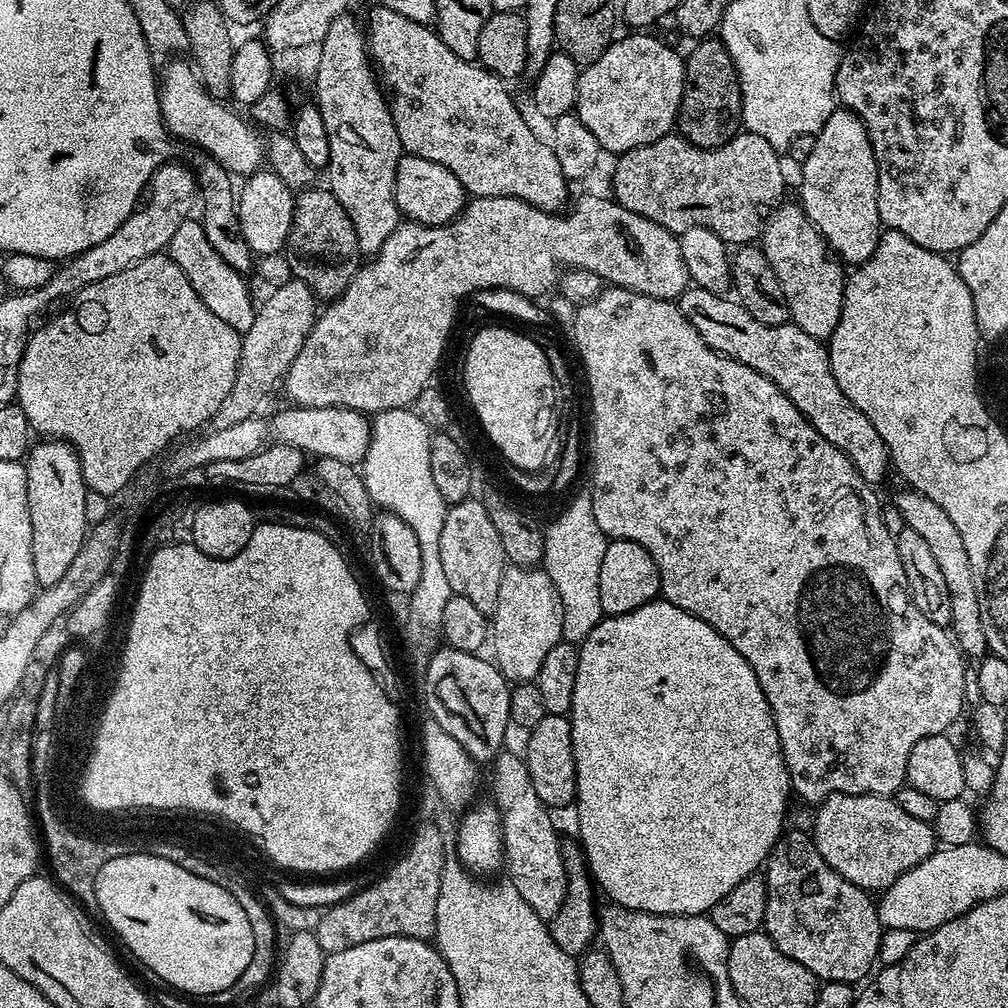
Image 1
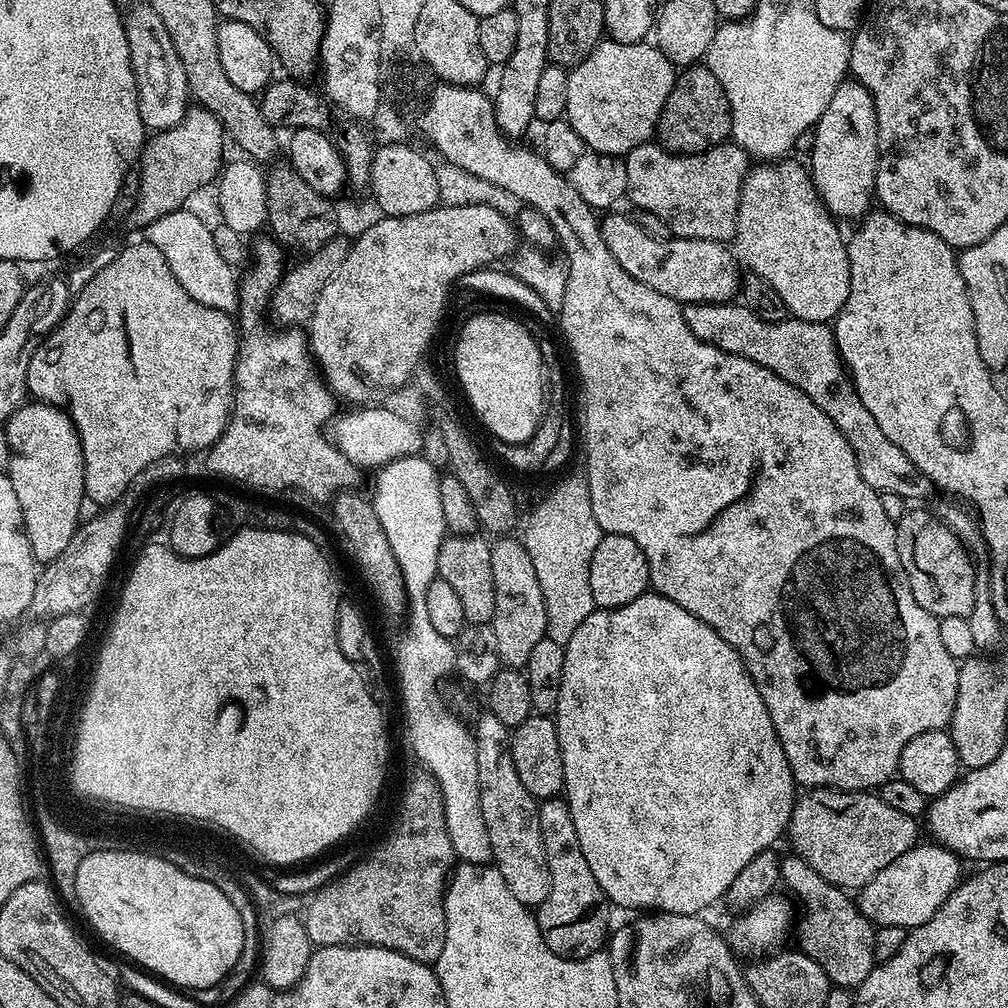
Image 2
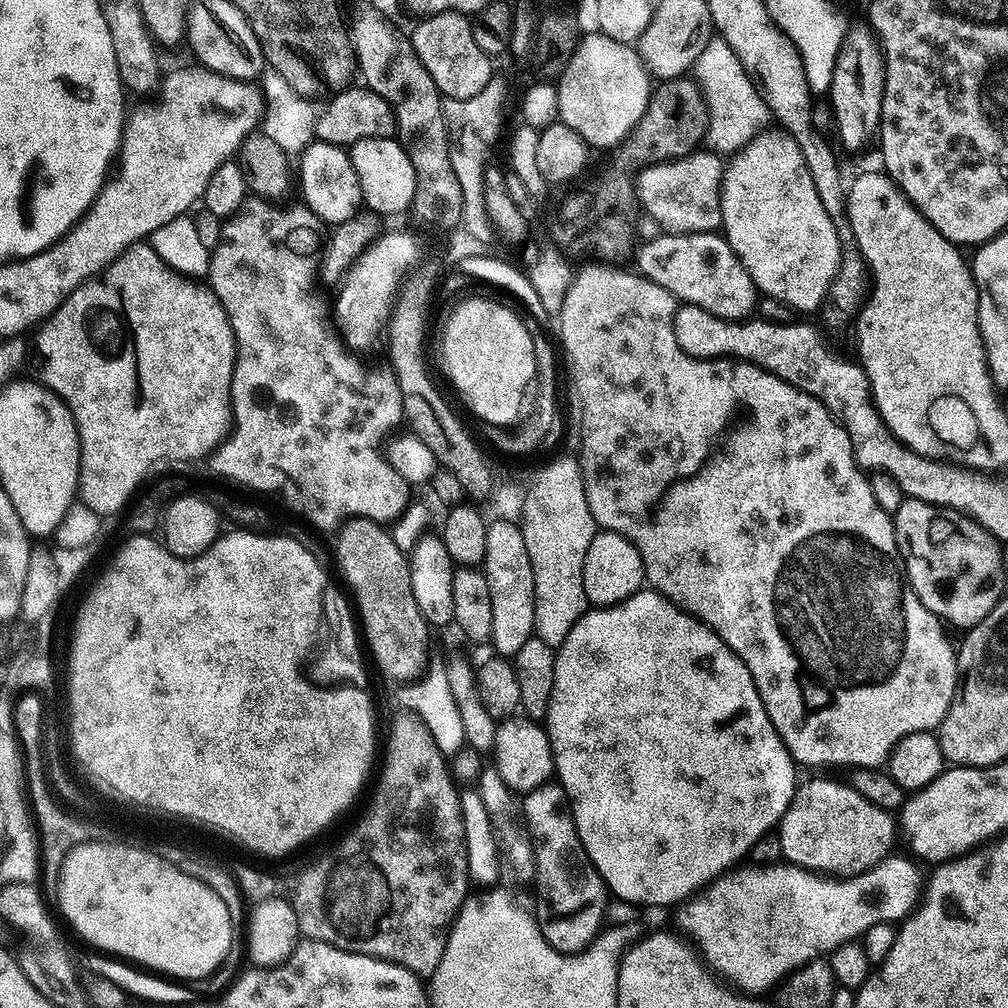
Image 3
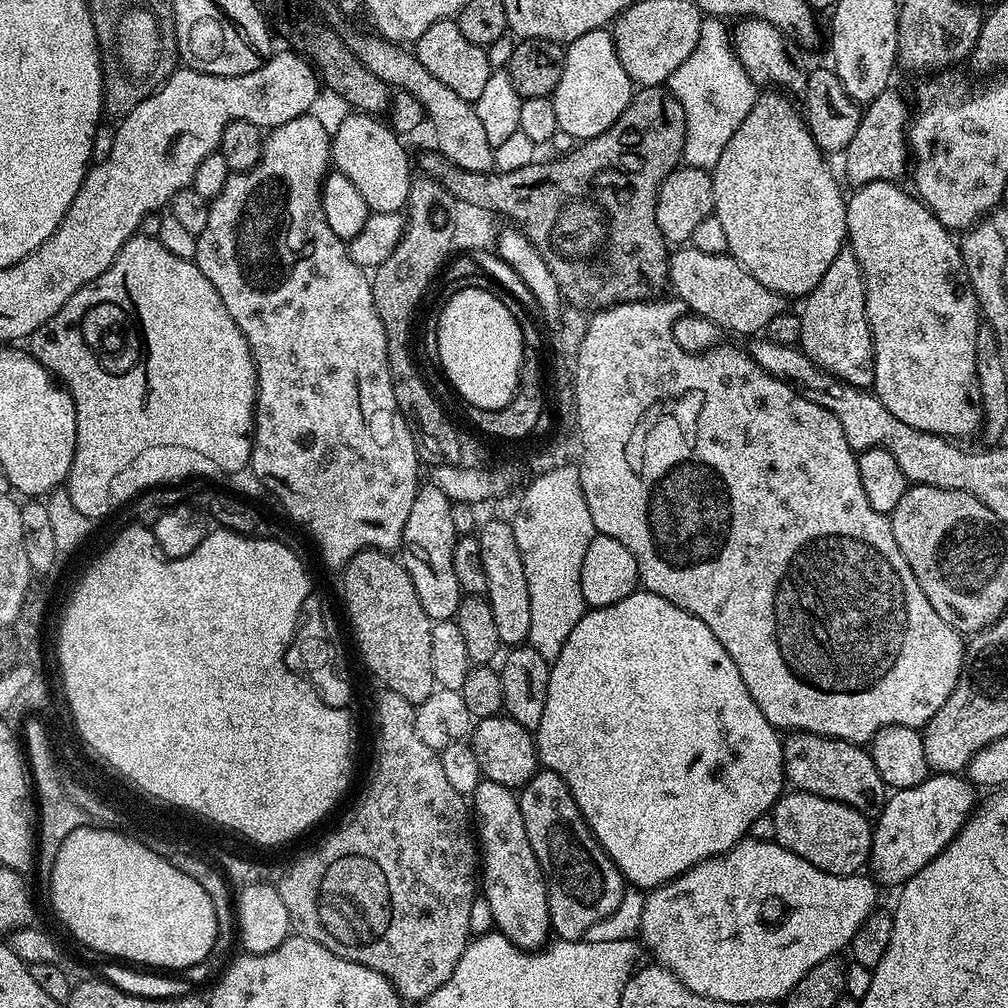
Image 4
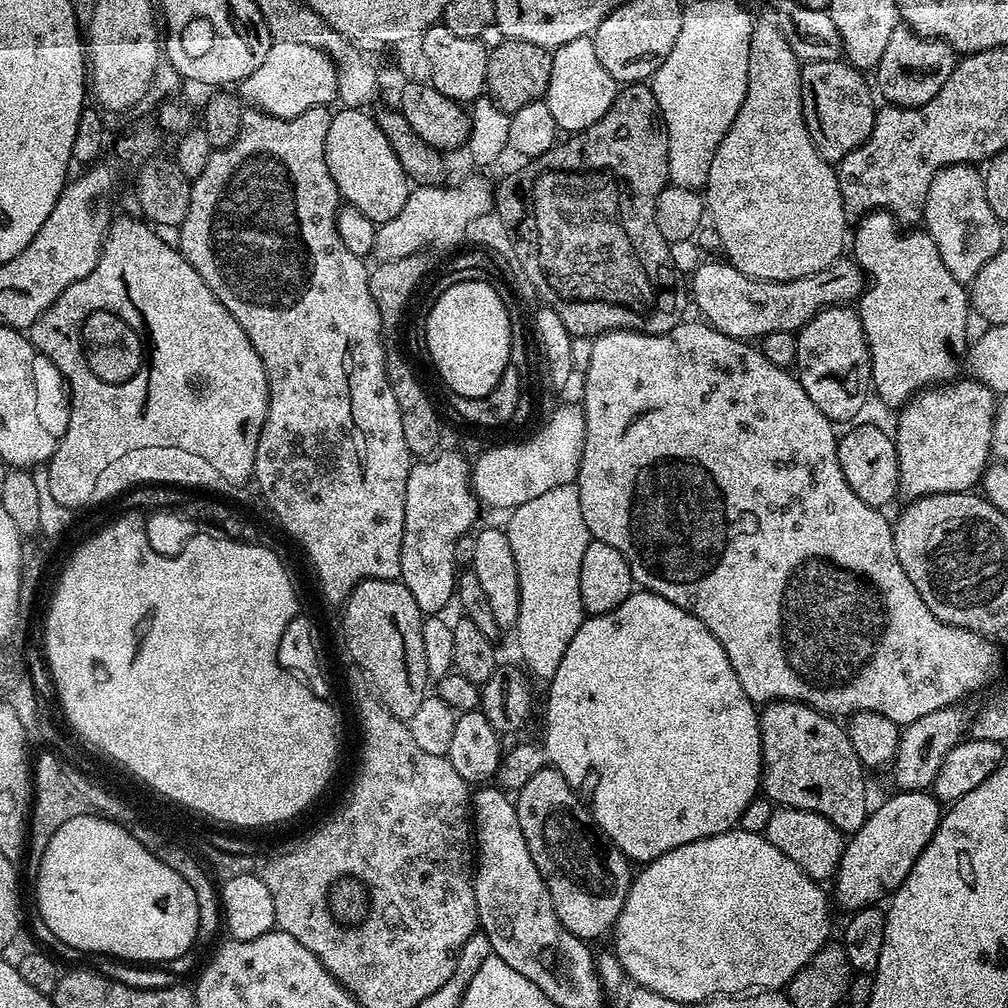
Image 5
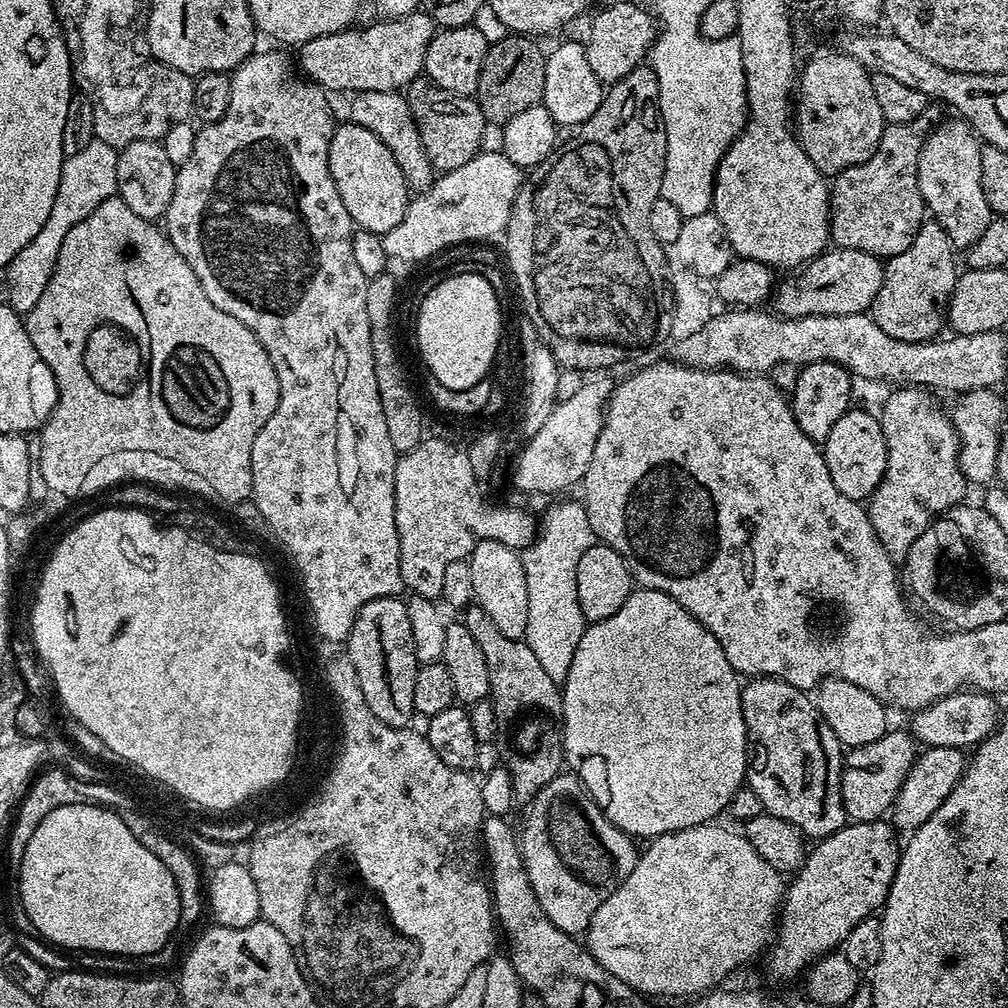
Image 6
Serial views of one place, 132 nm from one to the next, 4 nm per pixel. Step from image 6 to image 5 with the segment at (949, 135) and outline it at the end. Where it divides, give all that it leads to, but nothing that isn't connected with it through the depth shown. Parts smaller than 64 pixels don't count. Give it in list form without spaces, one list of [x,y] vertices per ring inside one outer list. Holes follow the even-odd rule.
[[[971,163],[945,164],[937,171],[928,187],[928,197],[922,217],[923,227],[928,236],[938,246],[942,254],[942,262],[946,262],[946,270],[954,274],[960,284],[971,285],[972,280],[1005,247],[1005,225],[990,210],[990,202],[986,202],[984,177]]]

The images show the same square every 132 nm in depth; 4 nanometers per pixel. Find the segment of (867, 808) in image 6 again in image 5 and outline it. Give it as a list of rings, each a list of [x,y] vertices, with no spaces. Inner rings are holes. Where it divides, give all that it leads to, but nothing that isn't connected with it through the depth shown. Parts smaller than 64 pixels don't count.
[[[960,706],[934,710],[934,714],[926,714],[926,718],[918,718],[903,725],[894,761],[897,784],[895,787],[910,792],[931,789],[947,754],[961,742],[965,732],[966,718],[964,722],[964,712]]]

